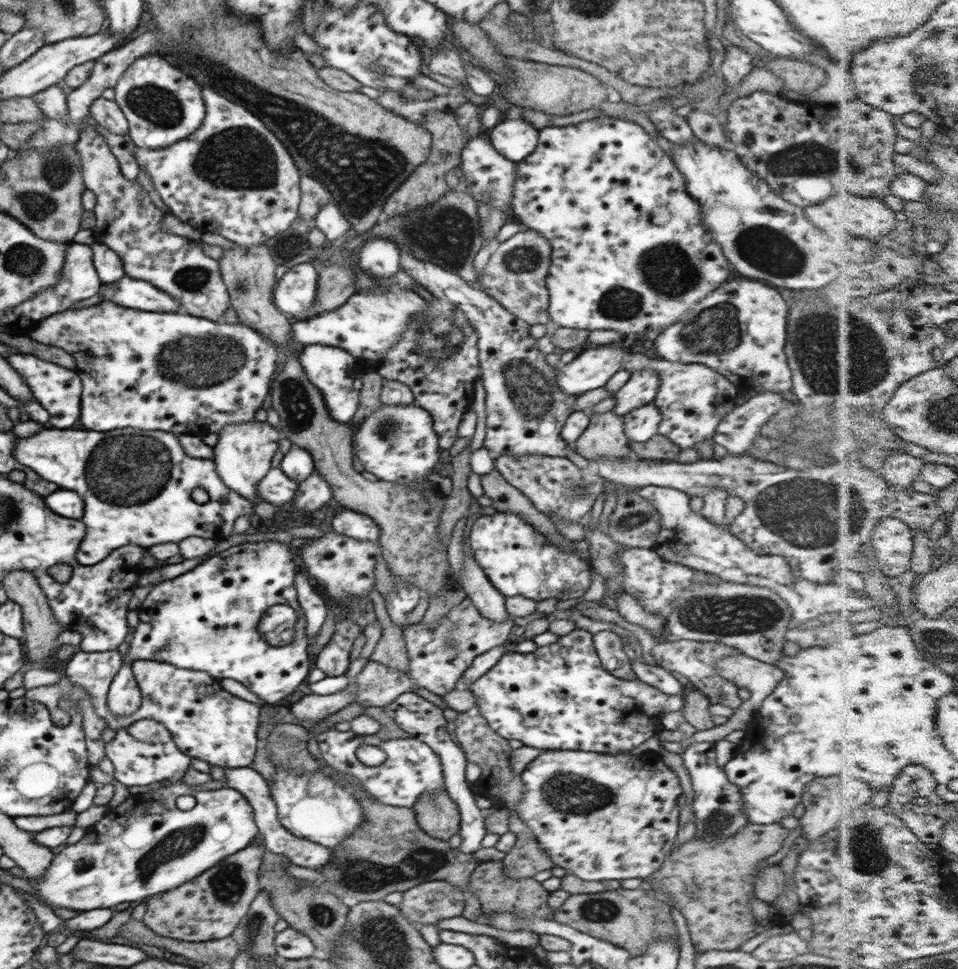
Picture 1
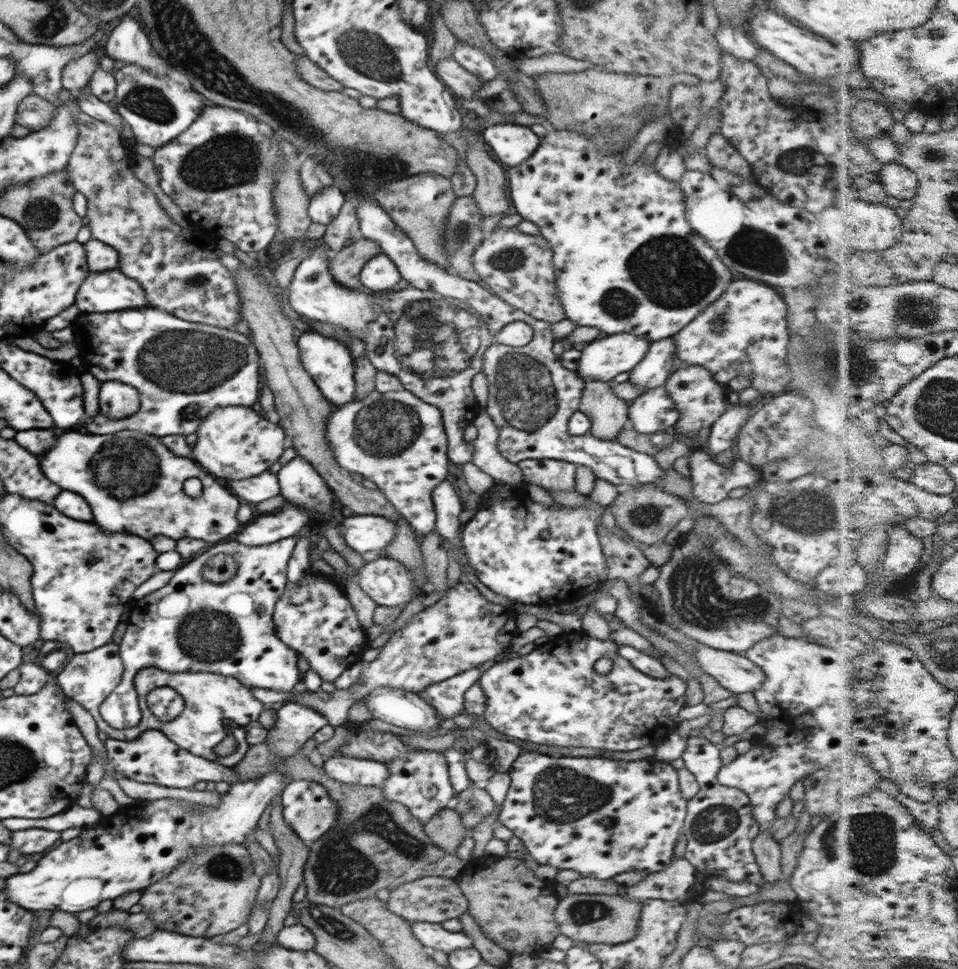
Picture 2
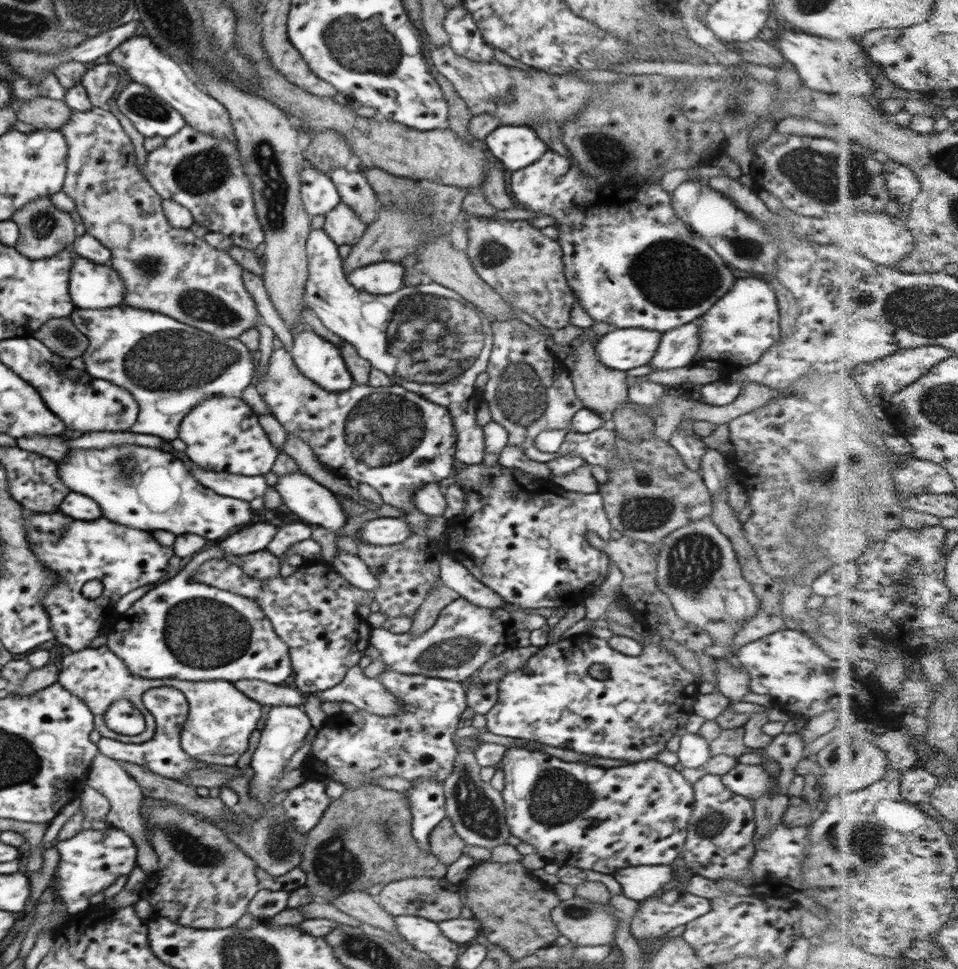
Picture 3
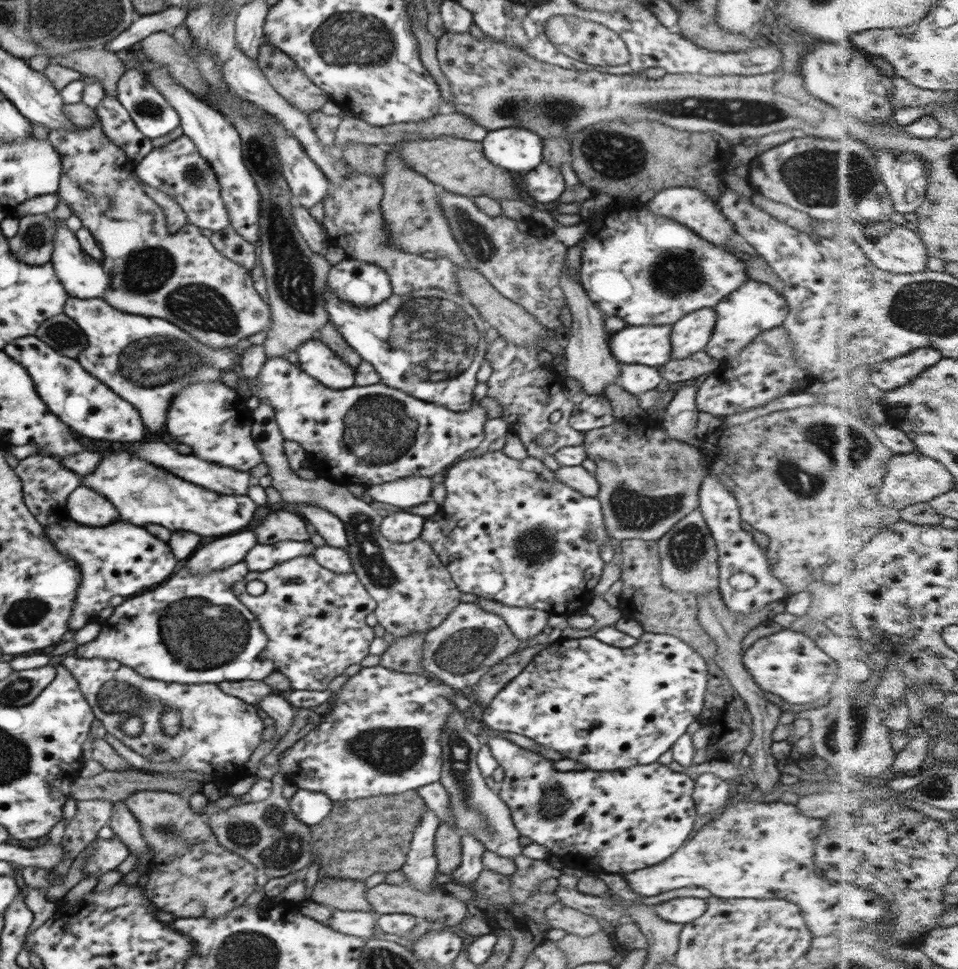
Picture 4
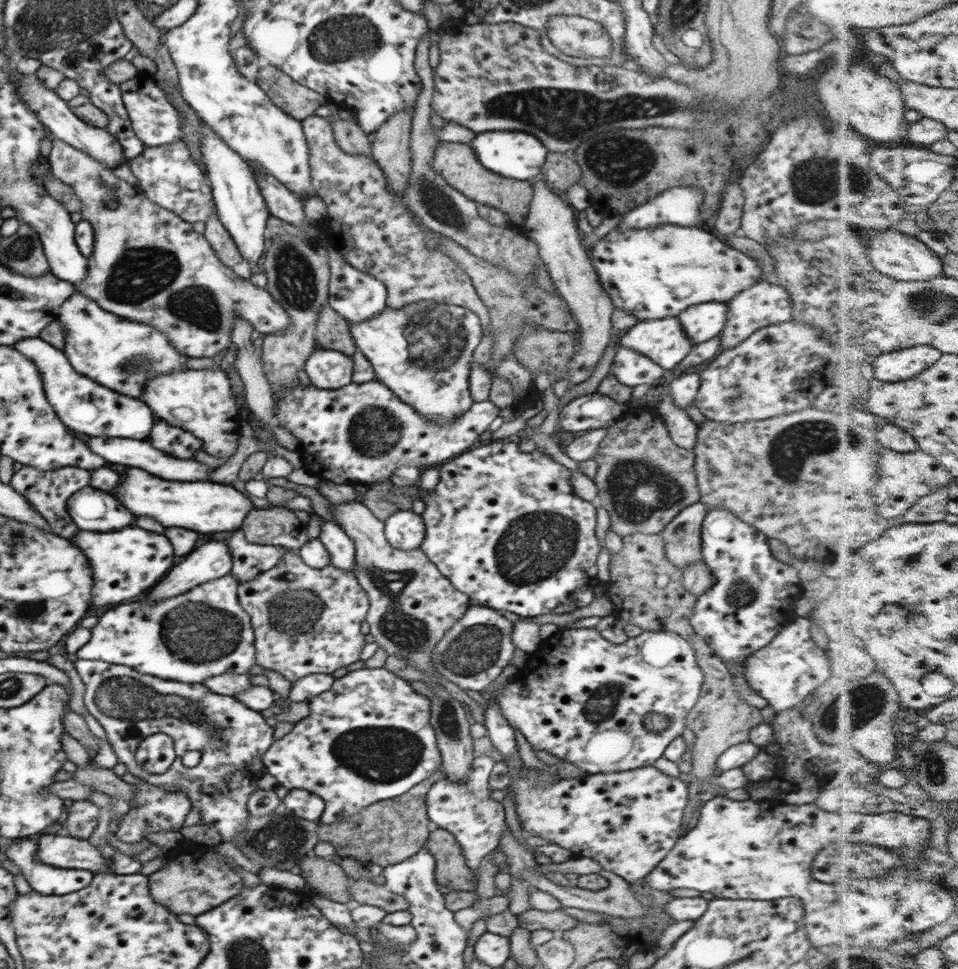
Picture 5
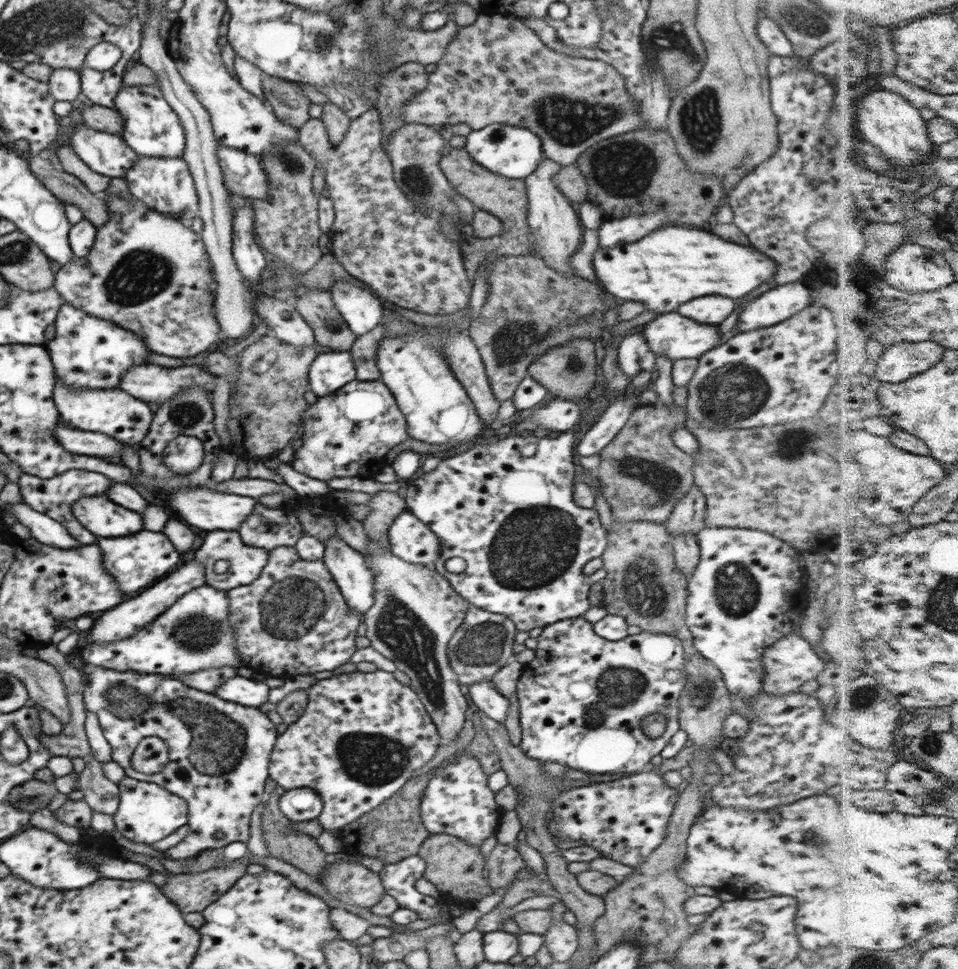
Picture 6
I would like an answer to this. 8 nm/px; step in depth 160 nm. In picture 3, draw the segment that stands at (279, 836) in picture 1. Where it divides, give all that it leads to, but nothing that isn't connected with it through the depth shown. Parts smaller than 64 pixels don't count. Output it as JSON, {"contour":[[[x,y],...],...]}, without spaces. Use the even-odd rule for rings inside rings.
{"contour":[[[170,686],[152,688],[143,694],[143,705],[155,718],[155,733],[152,740],[134,745],[127,740],[102,737],[97,743],[99,752],[117,761],[139,764],[164,778],[175,781],[186,780],[185,774],[198,768],[195,768],[194,758],[188,756],[181,747],[181,732],[189,713],[189,704],[184,693]]]}

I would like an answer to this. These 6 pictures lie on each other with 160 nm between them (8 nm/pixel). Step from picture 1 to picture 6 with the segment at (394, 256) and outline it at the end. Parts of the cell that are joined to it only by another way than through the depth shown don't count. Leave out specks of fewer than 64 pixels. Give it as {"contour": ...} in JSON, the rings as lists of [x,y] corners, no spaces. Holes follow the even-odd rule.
{"contour":[[[336,281],[328,290],[338,312],[357,337],[370,332],[381,322],[384,308],[371,289],[362,289],[346,281]]]}

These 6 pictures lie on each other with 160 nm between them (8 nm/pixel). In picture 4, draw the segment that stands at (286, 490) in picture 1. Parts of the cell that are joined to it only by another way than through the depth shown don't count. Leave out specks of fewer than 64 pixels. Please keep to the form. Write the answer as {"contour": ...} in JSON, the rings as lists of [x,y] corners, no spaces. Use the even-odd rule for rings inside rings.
{"contour":[[[146,442],[142,446],[138,446],[134,450],[136,456],[142,456],[142,460],[150,460],[152,464],[168,470],[172,474],[190,482],[192,484],[198,484],[198,486],[204,486],[208,490],[214,490],[214,492],[228,492],[228,494],[234,495],[246,495],[248,487],[258,483],[258,480],[253,476],[250,476],[248,472],[237,471],[230,467],[223,467],[216,463],[211,463],[196,456],[190,456],[187,454],[179,453],[174,445],[166,444],[166,442]]]}

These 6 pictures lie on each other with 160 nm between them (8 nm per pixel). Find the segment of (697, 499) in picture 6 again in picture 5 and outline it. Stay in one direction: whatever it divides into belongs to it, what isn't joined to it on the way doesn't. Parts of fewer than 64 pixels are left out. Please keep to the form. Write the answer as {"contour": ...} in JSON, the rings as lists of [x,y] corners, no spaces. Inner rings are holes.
{"contour":[[[701,501],[692,504],[662,530],[666,557],[682,572],[694,562],[703,562],[701,529],[707,508]]]}

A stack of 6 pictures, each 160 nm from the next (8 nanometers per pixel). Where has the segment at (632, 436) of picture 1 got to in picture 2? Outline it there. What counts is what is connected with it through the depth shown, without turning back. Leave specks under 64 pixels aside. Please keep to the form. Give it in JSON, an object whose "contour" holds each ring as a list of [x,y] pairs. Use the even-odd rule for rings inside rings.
{"contour":[[[664,385],[638,395],[627,411],[633,428],[644,434],[664,431],[679,419],[679,412]]]}

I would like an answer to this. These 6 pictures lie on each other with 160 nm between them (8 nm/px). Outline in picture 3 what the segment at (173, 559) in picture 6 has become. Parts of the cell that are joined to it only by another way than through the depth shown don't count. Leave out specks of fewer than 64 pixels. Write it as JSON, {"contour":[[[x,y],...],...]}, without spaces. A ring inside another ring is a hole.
{"contour":[[[24,510],[26,518],[26,542],[30,546],[30,552],[39,558],[39,563],[46,566],[50,574],[50,585],[42,590],[41,601],[46,607],[51,623],[53,624],[54,638],[57,644],[65,645],[73,652],[89,648],[93,639],[100,636],[102,621],[105,614],[114,614],[115,604],[131,590],[155,584],[168,574],[171,569],[170,558],[174,556],[173,548],[162,546],[153,538],[150,532],[134,530],[134,528],[122,528],[106,518],[82,522],[72,520],[63,513],[36,513]],[[98,580],[104,585],[102,594],[96,599],[88,599],[81,594],[81,587],[86,582]]]}

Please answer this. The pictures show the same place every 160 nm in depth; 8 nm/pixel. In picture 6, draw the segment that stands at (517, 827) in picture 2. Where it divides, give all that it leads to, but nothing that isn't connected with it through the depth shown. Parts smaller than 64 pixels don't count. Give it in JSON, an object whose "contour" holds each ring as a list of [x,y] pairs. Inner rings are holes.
{"contour":[[[480,681],[469,686],[469,698],[479,710],[492,720],[503,723],[508,712],[509,701],[492,681]],[[652,768],[604,784],[588,784],[566,790],[552,803],[554,836],[584,840],[602,857],[638,868],[665,839],[670,815],[681,789],[674,789]]]}

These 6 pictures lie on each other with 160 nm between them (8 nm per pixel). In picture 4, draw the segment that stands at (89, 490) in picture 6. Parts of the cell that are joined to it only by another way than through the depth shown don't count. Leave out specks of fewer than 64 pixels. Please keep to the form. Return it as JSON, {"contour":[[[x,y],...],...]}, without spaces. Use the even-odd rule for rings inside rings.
{"contour":[[[46,454],[30,455],[25,459],[20,459],[13,470],[21,480],[24,503],[42,527],[50,527],[50,525],[70,519],[66,516],[68,514],[67,501],[72,490],[80,486],[82,478],[78,474],[66,468],[58,458]]]}

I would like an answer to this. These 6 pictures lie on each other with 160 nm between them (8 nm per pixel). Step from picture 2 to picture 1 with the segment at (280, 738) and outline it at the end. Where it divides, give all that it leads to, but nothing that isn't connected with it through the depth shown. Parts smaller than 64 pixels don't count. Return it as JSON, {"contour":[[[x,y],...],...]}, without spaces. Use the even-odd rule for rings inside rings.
{"contour":[[[349,684],[345,690],[336,694],[320,696],[311,693],[295,702],[289,712],[292,712],[303,726],[311,726],[353,702],[358,691],[355,684]]]}

